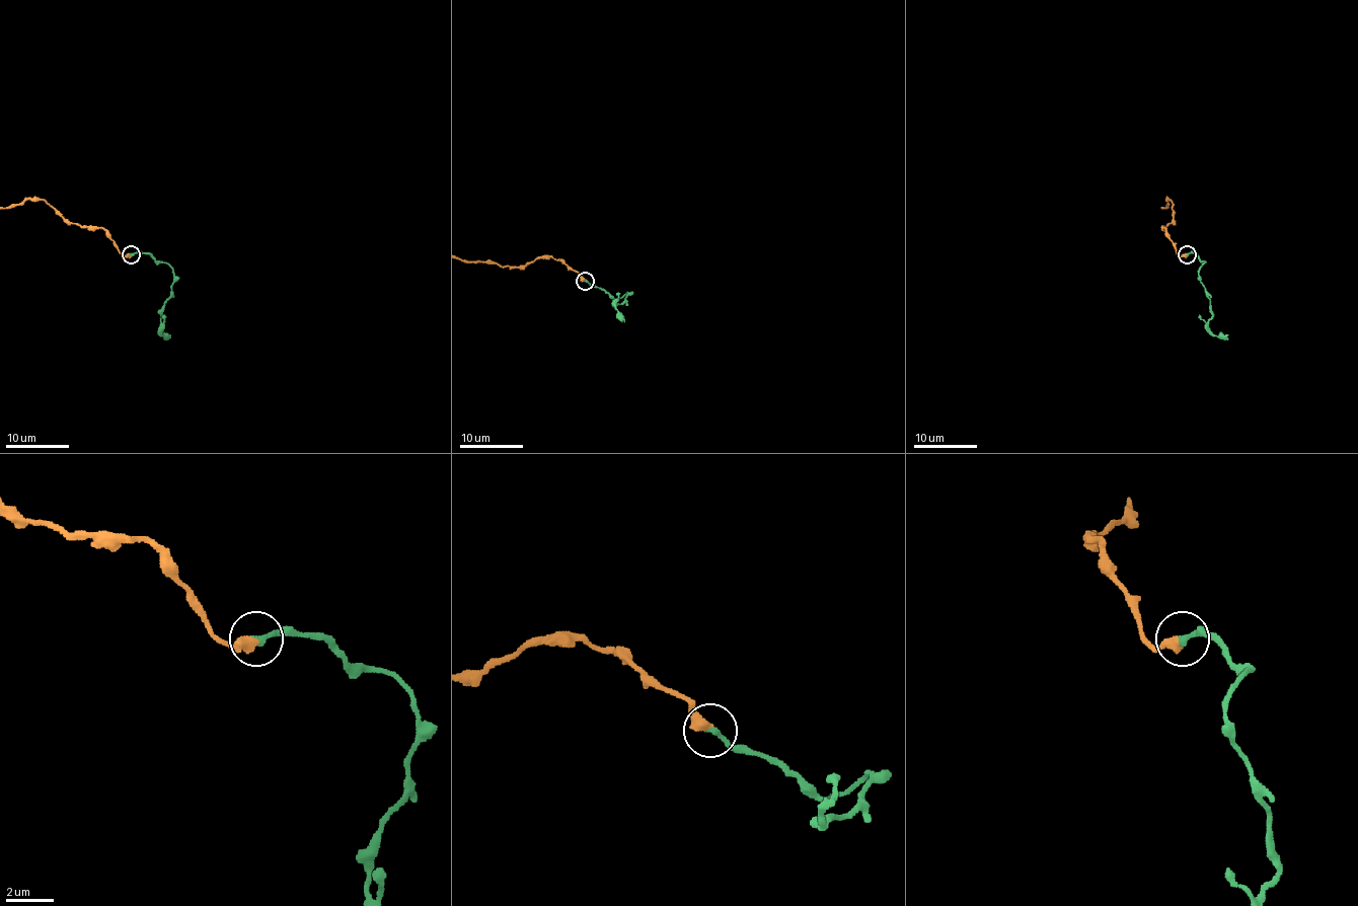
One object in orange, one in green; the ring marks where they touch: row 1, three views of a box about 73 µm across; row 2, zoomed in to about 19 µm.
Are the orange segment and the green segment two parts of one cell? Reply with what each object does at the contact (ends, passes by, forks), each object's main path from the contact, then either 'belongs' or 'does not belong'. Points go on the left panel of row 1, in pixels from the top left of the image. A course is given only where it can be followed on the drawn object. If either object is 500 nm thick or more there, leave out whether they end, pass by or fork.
orange ends | green ends | orange via (131, 253), (123, 255), (95, 226), (64, 220), (42, 200), (13, 206) | green via (131, 253), (150, 253), (158, 261), (164, 261), (174, 273), (170, 297), (163, 311), (161, 328), (167, 340) | belongs

